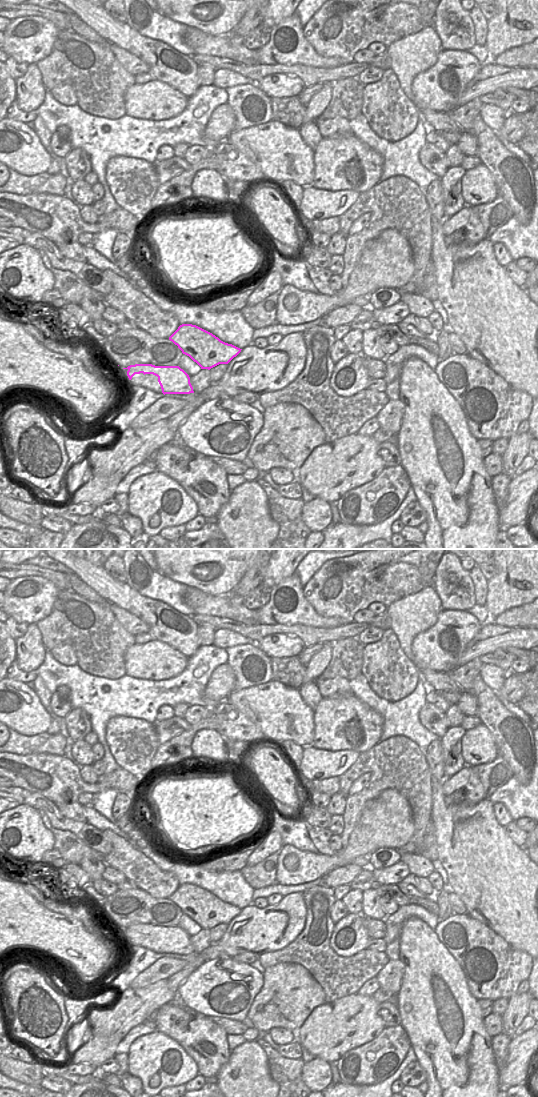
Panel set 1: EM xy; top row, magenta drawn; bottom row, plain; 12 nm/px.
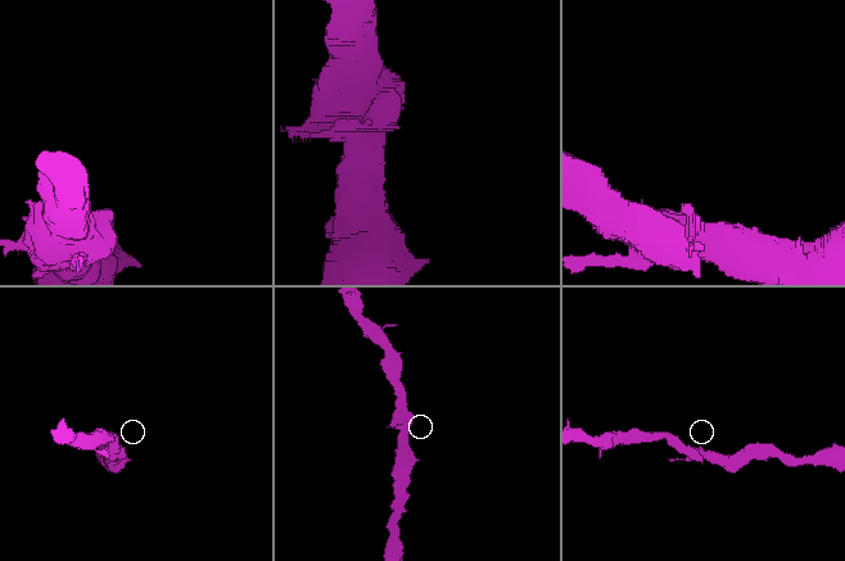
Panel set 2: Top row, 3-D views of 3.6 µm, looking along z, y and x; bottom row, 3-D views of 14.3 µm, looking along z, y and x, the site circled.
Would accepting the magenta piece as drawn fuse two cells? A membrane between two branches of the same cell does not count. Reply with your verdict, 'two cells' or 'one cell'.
two cells

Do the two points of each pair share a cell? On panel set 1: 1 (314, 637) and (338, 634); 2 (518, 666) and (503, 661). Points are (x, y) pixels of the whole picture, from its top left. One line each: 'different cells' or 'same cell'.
1: same cell
2: different cells

